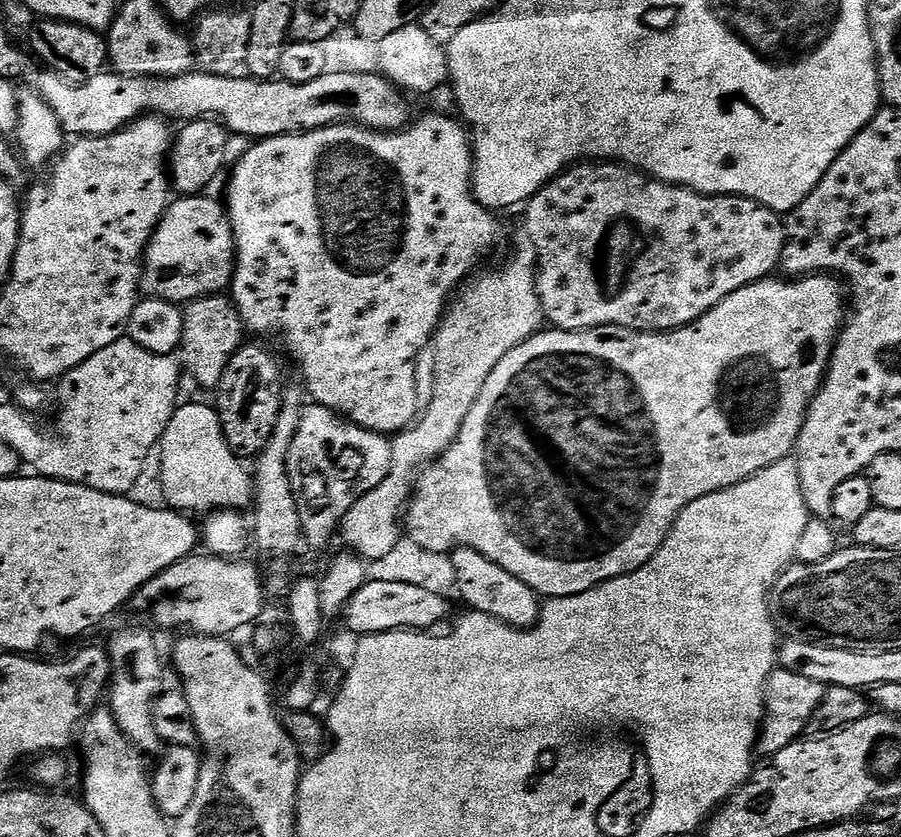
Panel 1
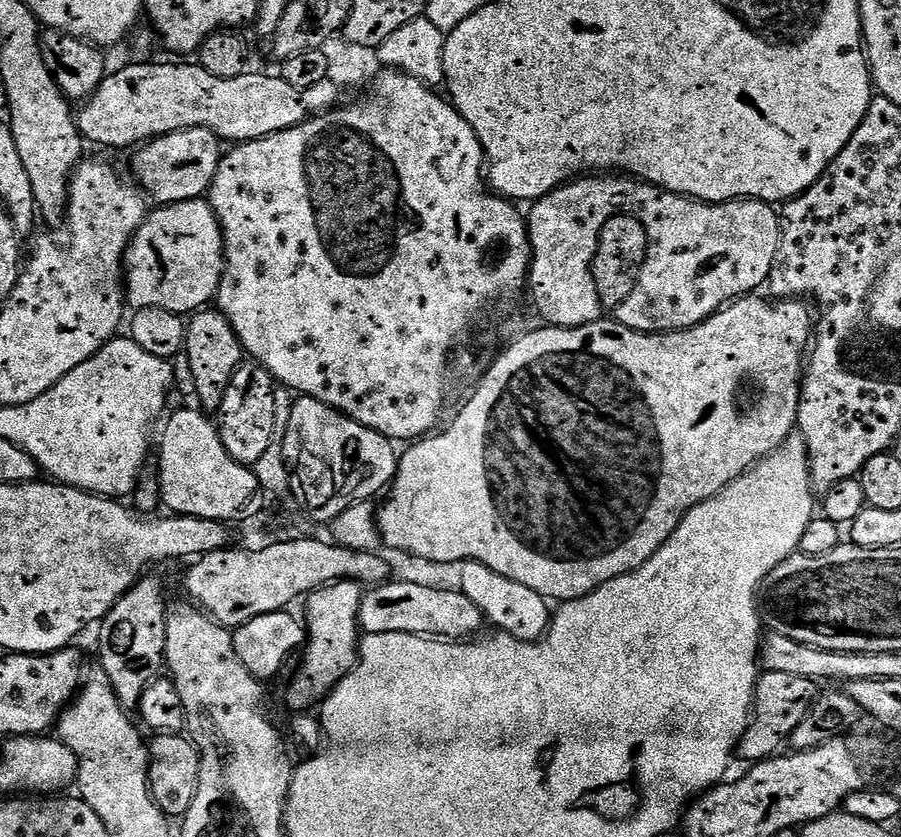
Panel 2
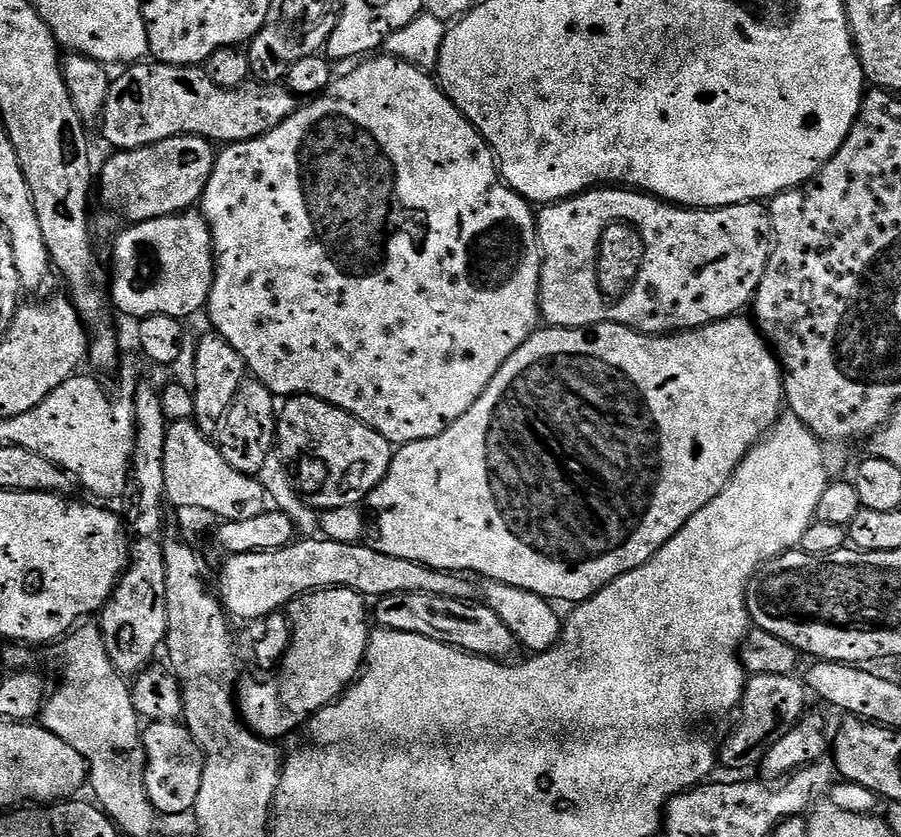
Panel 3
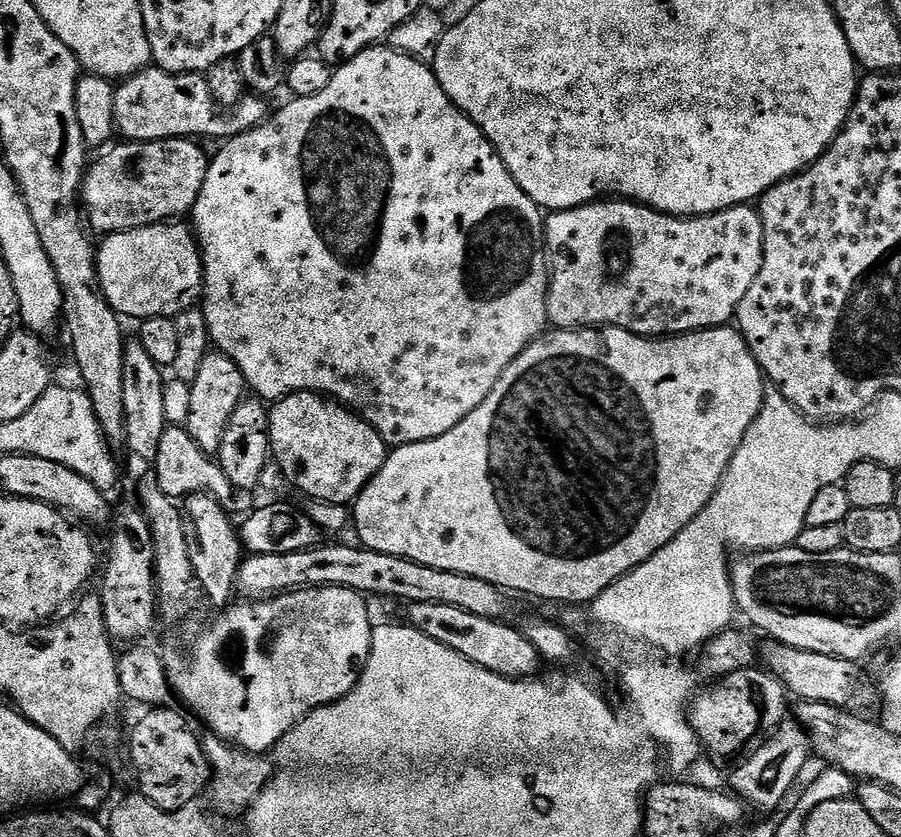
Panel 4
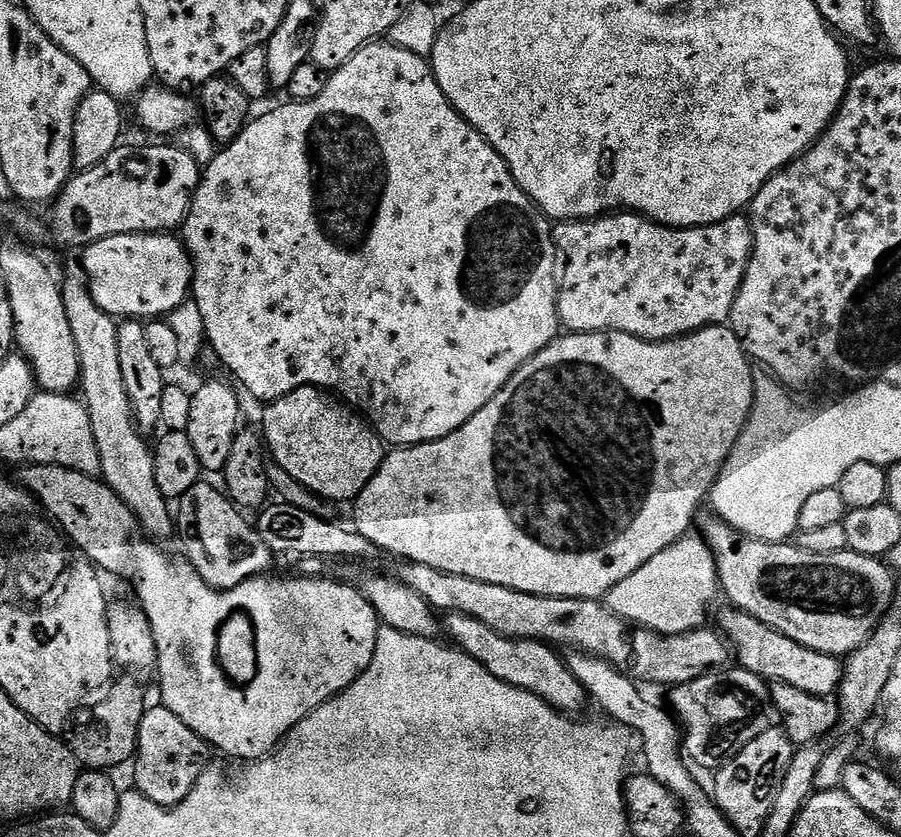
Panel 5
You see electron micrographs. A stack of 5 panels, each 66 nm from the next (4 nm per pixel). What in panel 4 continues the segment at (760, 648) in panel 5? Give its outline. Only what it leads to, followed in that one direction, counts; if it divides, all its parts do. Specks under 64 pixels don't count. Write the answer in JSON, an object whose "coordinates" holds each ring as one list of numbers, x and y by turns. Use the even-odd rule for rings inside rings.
{"coordinates":[[768,642,762,648,762,664,767,671,776,676,793,697,810,702,833,704,847,709,848,704,856,700,856,695,863,690,864,684,860,681,861,665,854,660,834,658,830,654,814,654,810,650,798,650,794,646]]}

